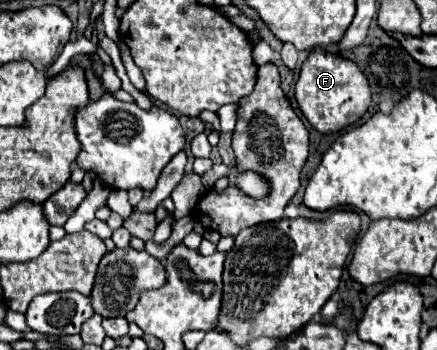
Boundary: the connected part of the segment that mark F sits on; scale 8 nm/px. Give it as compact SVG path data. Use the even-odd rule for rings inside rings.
M314 49L302 65L300 77L296 81L296 101L308 123L320 133L336 133L348 125L358 123L358 119L370 107L370 85L366 75L352 65L350 59L326 53L324 49Z

